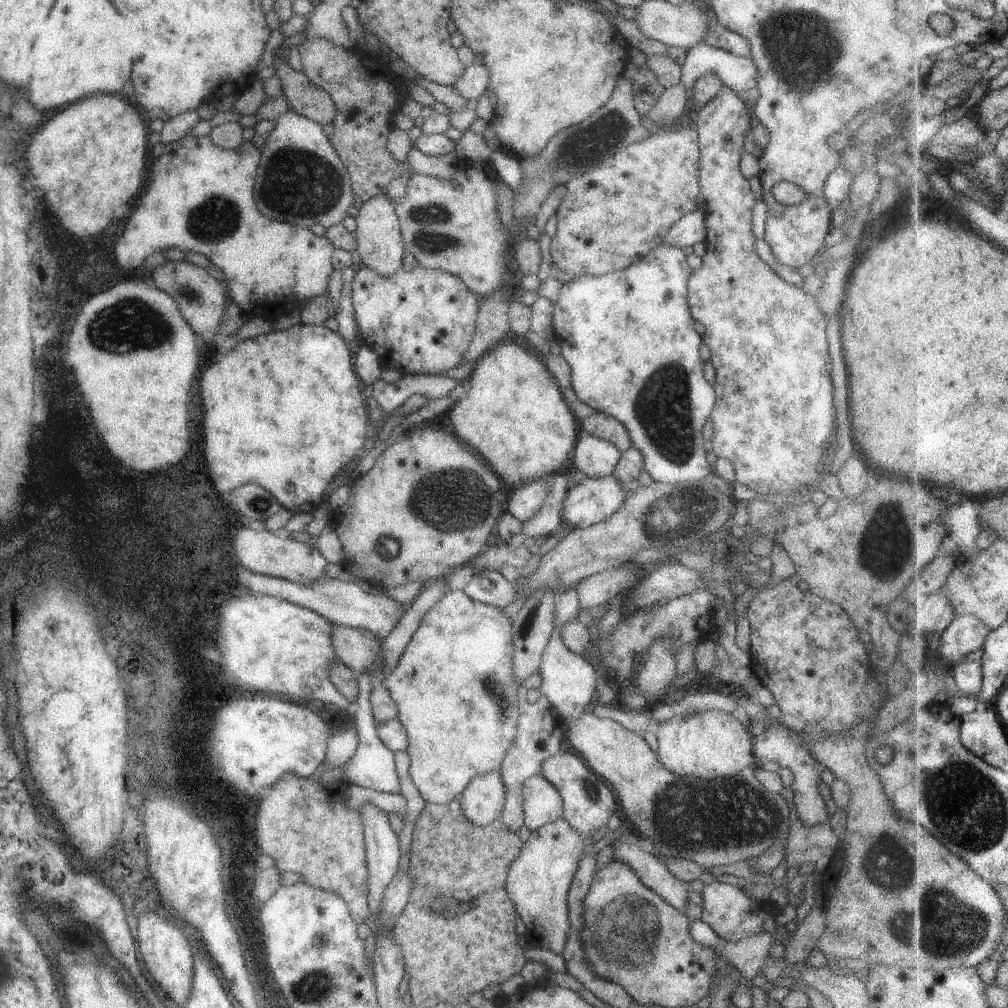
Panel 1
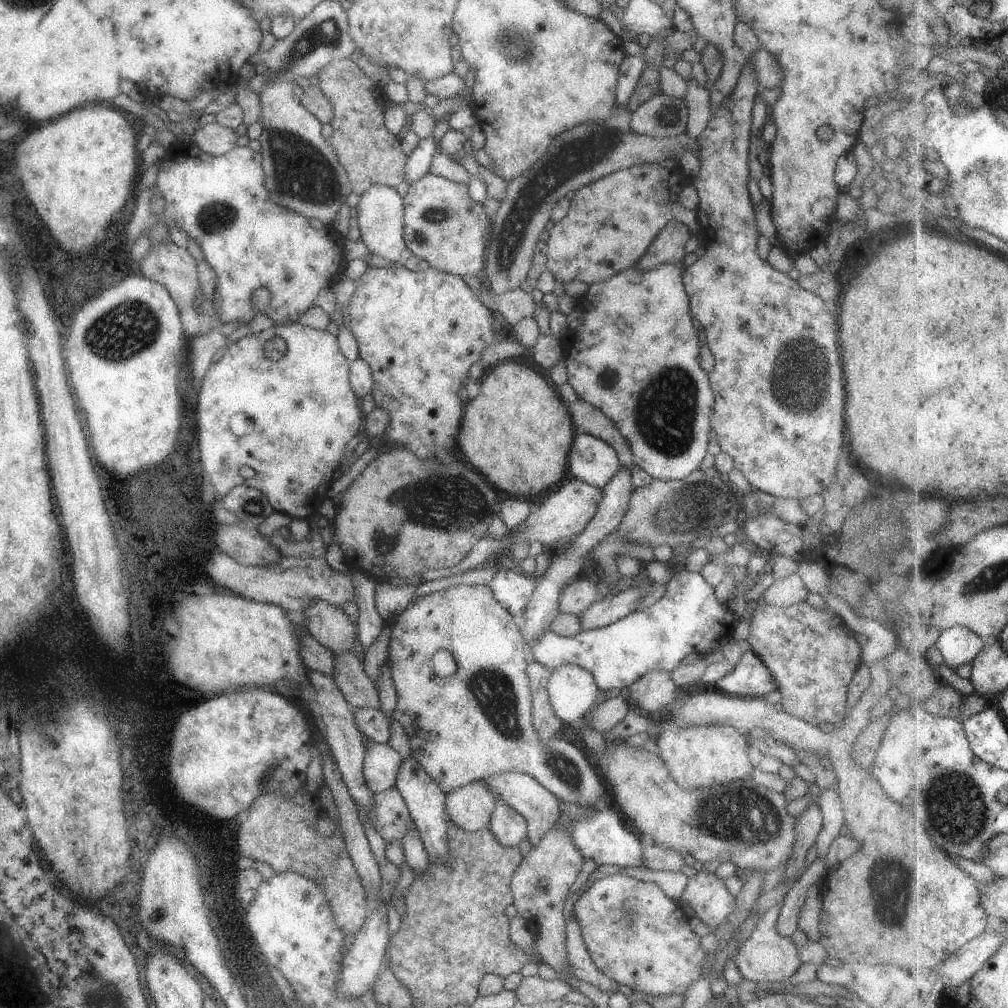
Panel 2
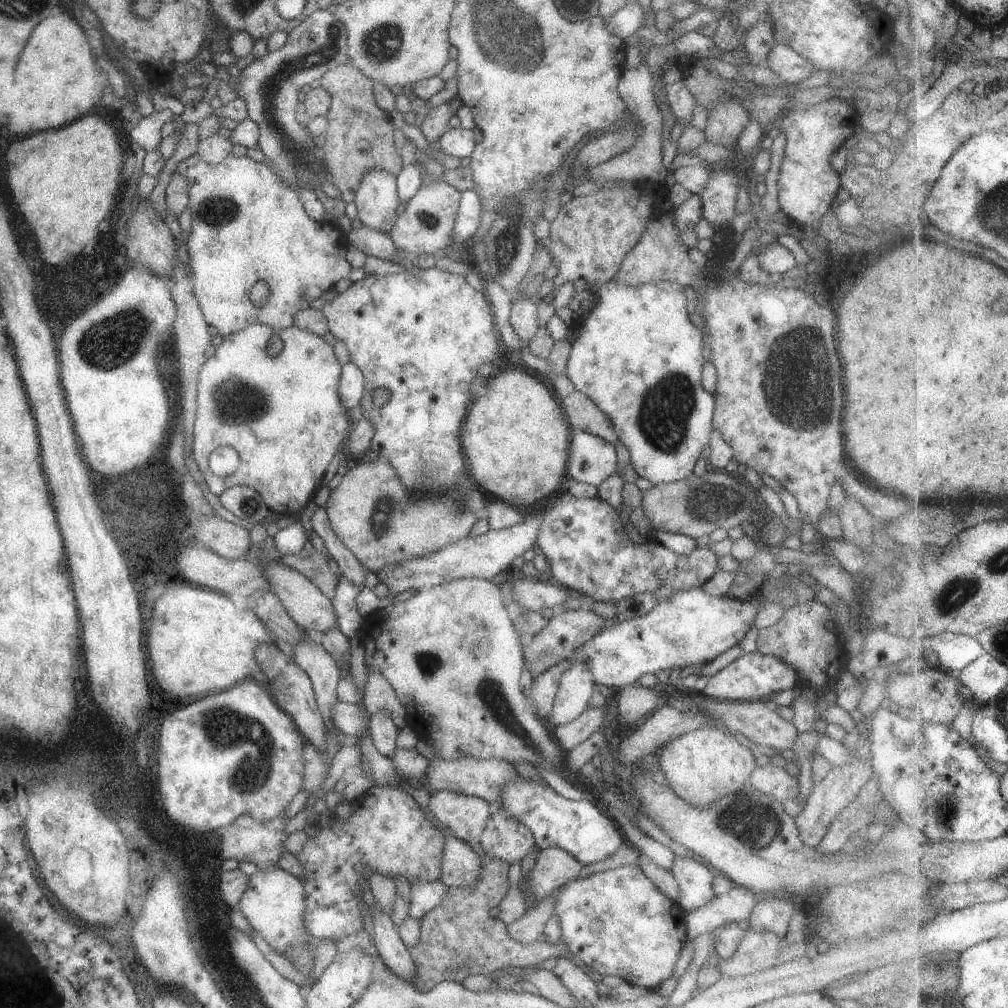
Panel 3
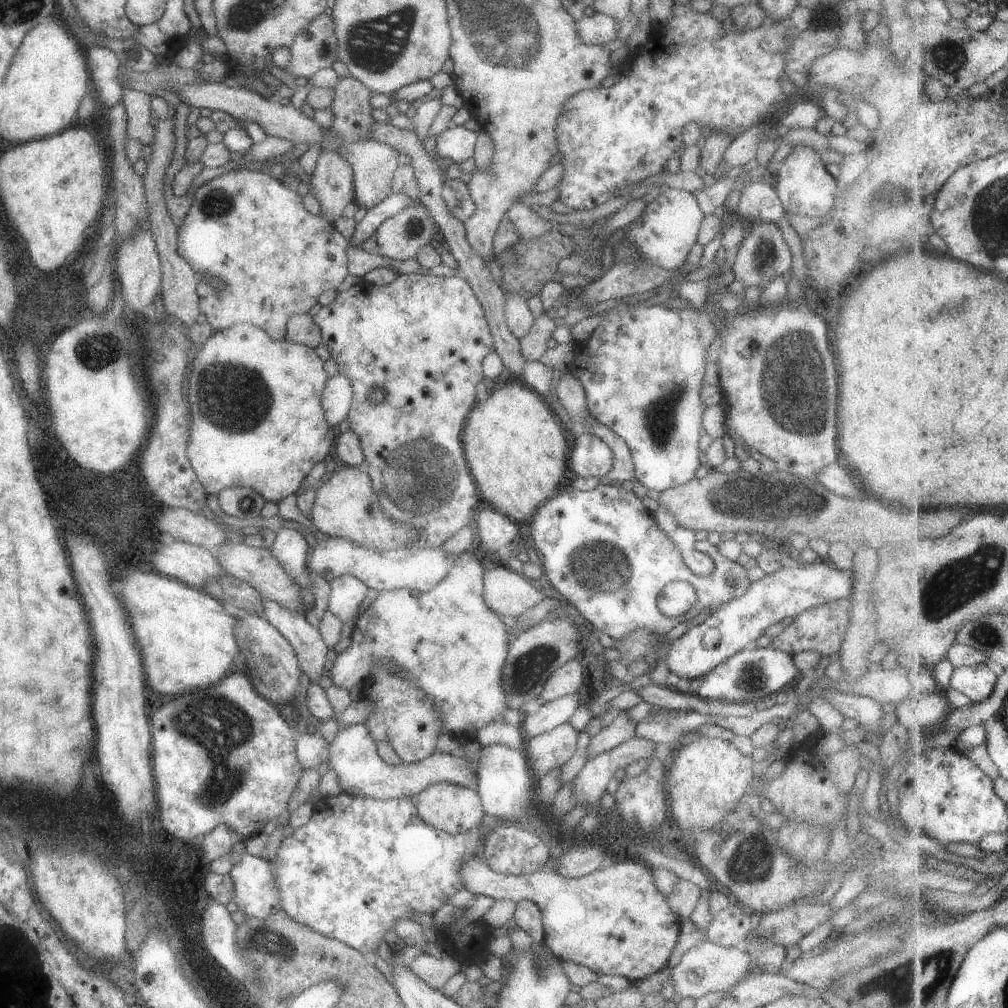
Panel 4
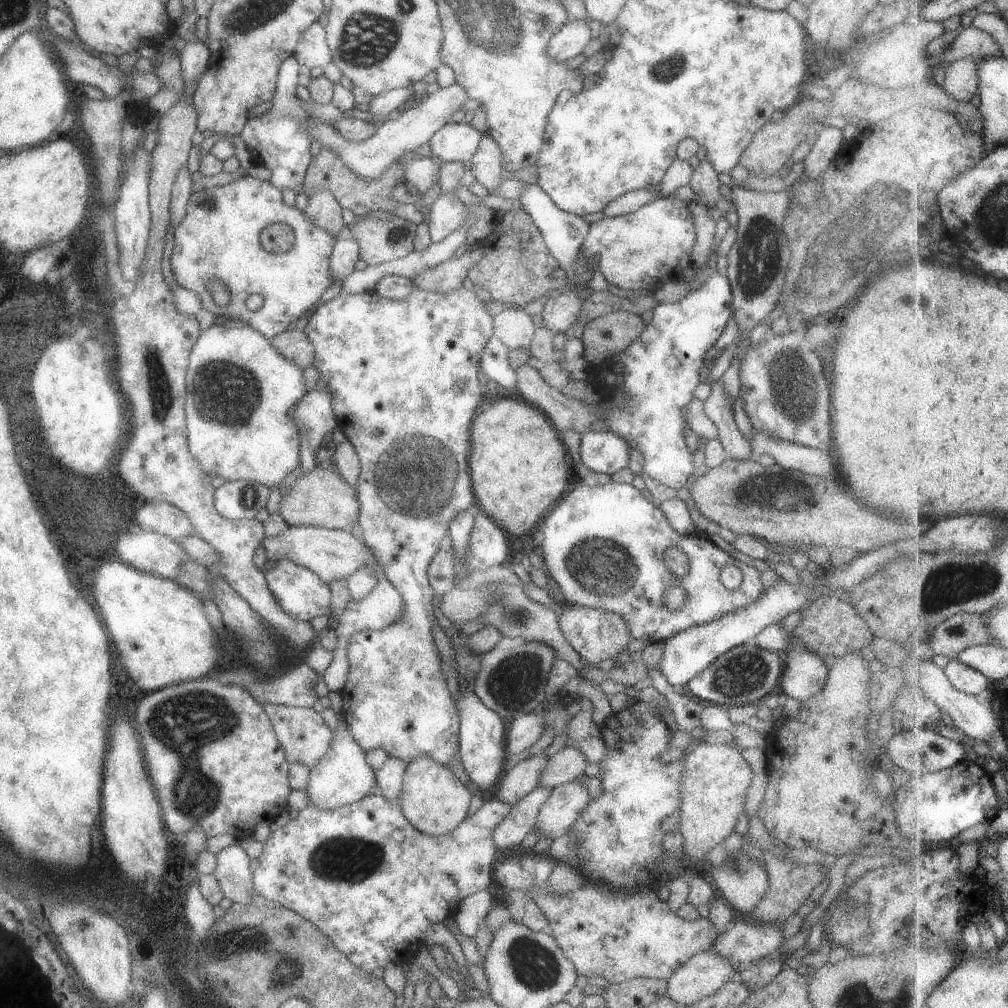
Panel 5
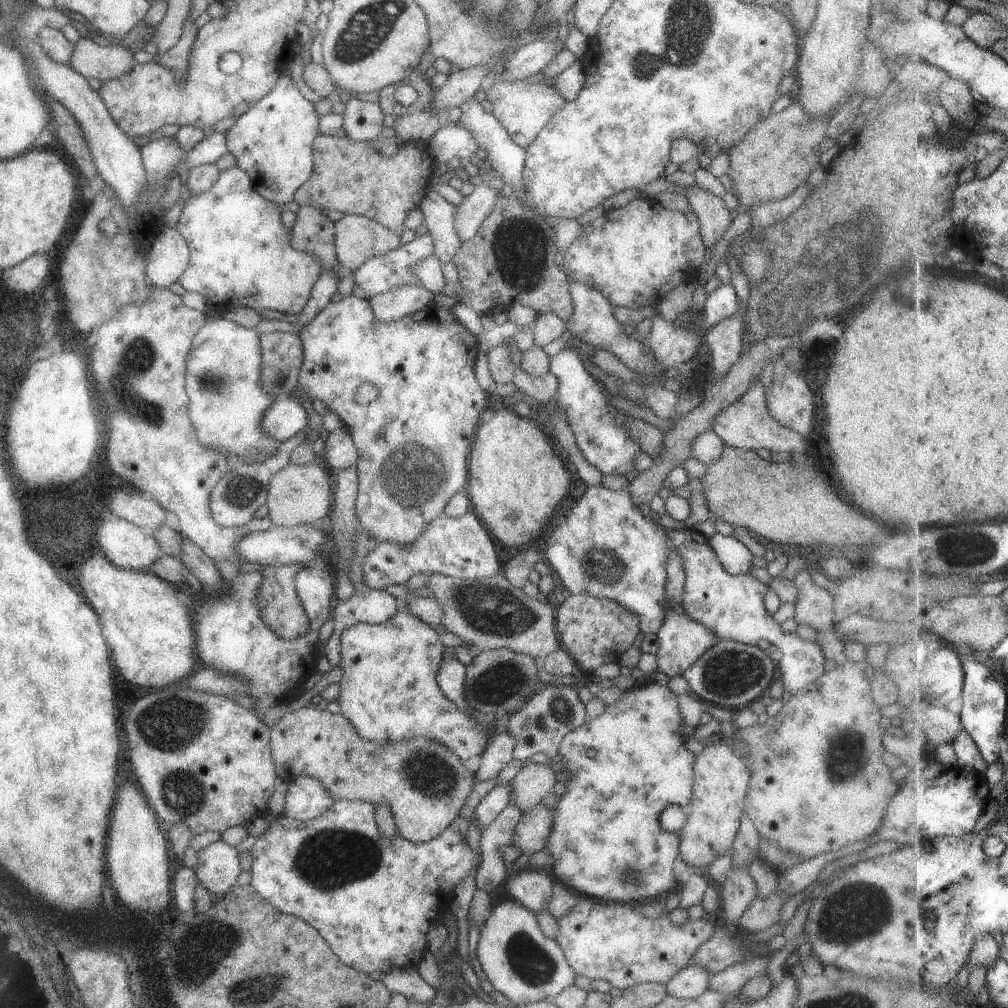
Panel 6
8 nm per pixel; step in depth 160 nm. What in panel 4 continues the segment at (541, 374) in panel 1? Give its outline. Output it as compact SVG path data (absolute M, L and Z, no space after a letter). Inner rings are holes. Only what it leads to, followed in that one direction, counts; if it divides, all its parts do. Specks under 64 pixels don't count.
M508 376L498 380L483 402L474 403L467 413L460 439L466 465L475 478L474 485L483 504L516 523L528 521L536 508L557 492L555 488L563 480L569 451L565 446L561 422L551 405L521 379Z

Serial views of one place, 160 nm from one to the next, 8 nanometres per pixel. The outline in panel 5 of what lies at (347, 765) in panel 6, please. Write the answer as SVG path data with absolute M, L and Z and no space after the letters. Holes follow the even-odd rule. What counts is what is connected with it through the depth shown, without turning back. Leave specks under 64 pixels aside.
M263 704L265 714L269 717L278 745L284 752L288 764L299 763L310 769L328 749L332 742L333 730L326 726L321 719L321 712L311 707L294 707L293 705ZM421 755L403 769L398 805L403 818L426 835L442 835L453 830L464 818L469 806L469 790L446 765Z

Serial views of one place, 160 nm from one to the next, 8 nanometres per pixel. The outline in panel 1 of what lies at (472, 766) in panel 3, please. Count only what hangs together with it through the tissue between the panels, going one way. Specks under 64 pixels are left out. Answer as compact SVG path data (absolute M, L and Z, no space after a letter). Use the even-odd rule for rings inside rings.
M539 773L528 776L520 788L522 824L531 831L562 816L559 793Z

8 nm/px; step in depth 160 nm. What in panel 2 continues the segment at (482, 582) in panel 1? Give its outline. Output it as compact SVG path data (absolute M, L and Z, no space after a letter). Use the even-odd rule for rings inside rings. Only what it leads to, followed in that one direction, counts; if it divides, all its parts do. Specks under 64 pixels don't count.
M498 569L487 588L493 598L519 621L533 593L534 584L533 577L525 578L511 570Z

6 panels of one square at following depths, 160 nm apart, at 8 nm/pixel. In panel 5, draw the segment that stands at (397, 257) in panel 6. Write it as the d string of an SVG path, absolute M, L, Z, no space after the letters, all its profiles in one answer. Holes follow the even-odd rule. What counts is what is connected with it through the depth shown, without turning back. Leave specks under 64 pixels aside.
M453 192L439 194L438 198L428 208L428 222L426 225L431 243L441 241L449 236L455 228L463 224L468 211Z

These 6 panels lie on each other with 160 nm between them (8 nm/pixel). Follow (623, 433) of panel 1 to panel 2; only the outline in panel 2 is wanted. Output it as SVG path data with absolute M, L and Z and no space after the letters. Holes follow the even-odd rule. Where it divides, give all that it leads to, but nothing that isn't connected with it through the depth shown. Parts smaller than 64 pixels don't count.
M578 398L567 405L574 435L587 434L605 442L614 449L618 463L622 468L633 468L633 459L629 444L615 429L613 422L591 404Z

